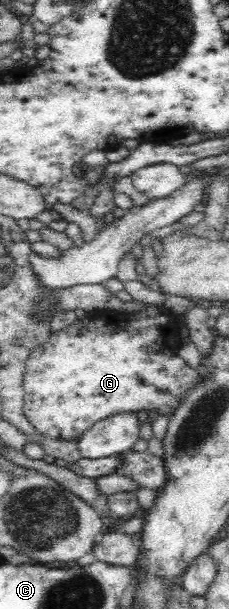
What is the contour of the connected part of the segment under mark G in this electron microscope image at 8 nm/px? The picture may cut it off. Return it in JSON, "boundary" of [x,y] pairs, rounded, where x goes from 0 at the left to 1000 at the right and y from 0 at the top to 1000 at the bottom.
{"boundary":[[[668,498],[576,514],[389,511],[380,521],[336,524],[293,539],[227,544],[223,553],[140,575],[114,593],[100,624],[114,688],[192,718],[336,726],[437,690],[524,677],[603,678],[638,672],[738,683],[803,644],[873,624],[865,608],[817,599],[773,580],[795,532],[782,522],[742,517],[738,509]]]}

